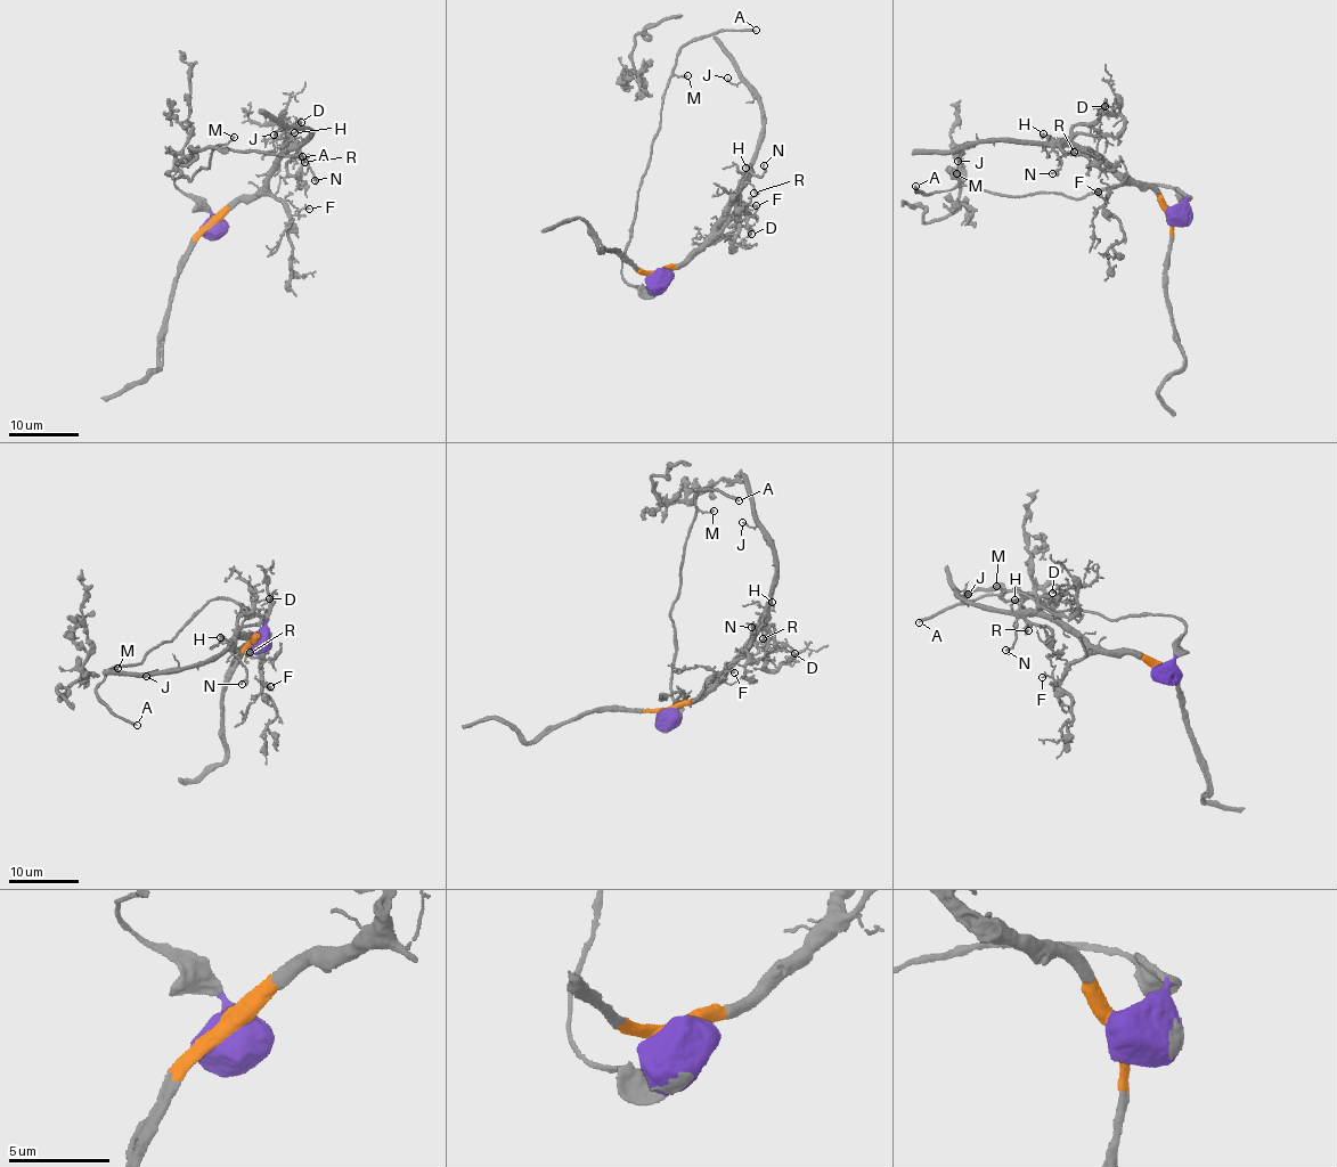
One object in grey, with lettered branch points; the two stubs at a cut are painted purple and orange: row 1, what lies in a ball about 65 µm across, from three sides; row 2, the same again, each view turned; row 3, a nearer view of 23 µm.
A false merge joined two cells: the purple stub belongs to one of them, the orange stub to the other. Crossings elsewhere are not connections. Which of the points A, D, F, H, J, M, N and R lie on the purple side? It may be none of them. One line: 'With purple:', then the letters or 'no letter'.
With purple: A, M

